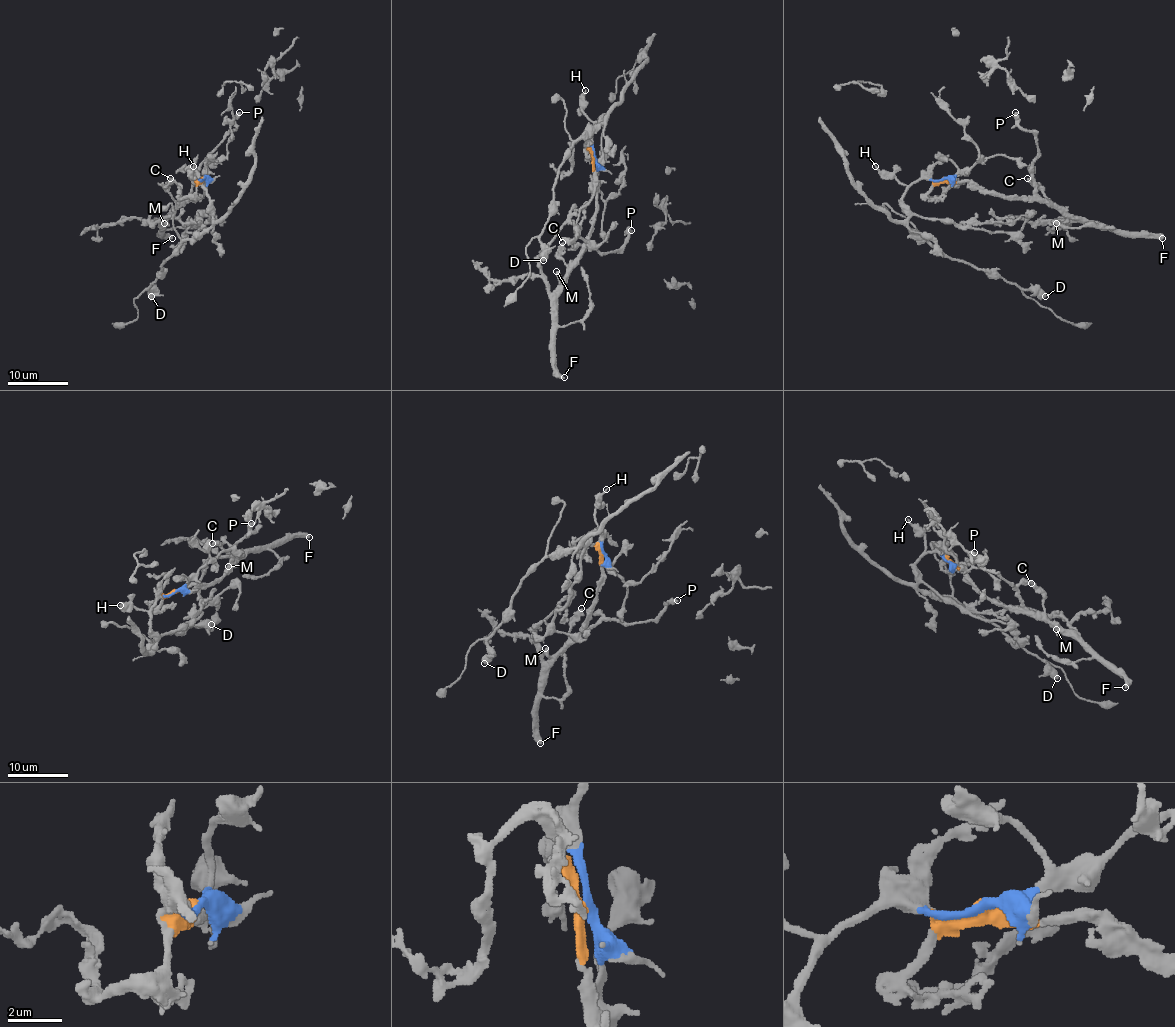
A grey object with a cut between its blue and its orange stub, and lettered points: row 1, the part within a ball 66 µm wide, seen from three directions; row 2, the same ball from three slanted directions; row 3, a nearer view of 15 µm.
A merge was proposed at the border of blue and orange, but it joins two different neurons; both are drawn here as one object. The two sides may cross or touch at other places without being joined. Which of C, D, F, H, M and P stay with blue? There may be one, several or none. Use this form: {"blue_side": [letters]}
{"blue_side": ["D", "H"]}

